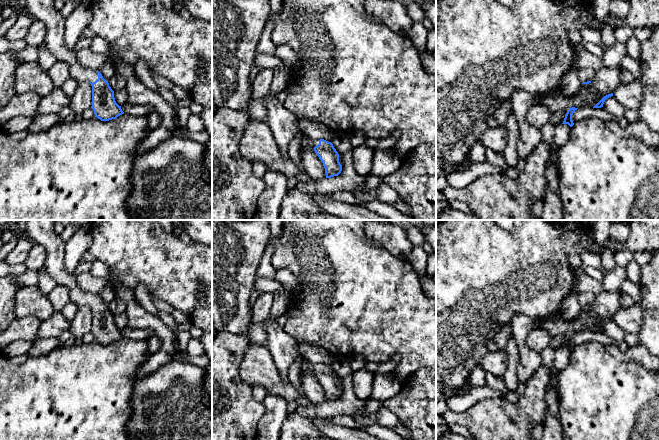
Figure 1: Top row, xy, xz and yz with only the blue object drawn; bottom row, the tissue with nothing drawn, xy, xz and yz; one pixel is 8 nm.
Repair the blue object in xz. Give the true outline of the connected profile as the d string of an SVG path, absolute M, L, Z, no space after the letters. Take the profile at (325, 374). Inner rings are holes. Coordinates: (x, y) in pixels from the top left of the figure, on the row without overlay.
M324 363L311 366L313 375L317 378L325 392L326 402L338 400L342 395L339 378L331 366Z

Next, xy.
M24 220L23 233L33 243L42 245L46 250L44 267L49 276L59 286L69 291L70 301L80 306L86 304L92 310L92 330L95 341L101 345L116 343L124 338L114 322L114 315L102 298L95 293L79 287L76 277L64 266L65 242L54 230L54 220Z

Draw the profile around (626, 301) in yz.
M628 294L622 295L620 298L621 307L630 308L635 304L636 304L635 301Z

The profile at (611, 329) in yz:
M613 320L607 322L603 328L603 332L611 339L621 343L625 340L625 331L617 325Z

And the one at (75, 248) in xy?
M90 227L79 228L72 237L65 242L64 266L71 274L89 250L92 242Z

